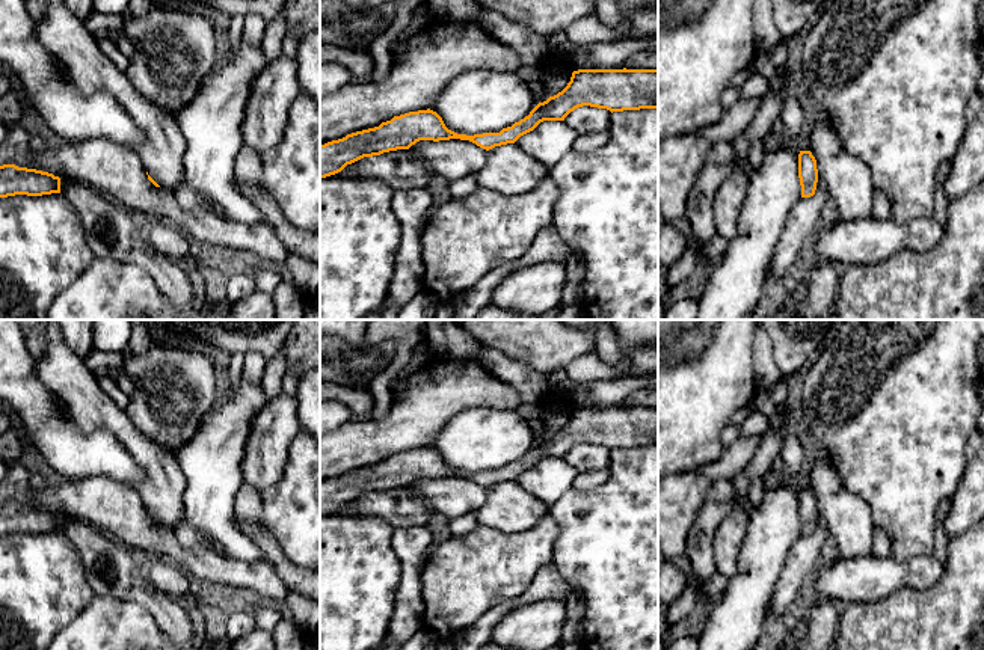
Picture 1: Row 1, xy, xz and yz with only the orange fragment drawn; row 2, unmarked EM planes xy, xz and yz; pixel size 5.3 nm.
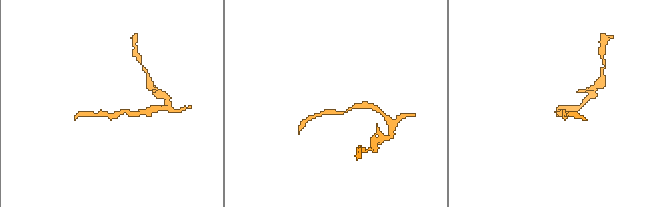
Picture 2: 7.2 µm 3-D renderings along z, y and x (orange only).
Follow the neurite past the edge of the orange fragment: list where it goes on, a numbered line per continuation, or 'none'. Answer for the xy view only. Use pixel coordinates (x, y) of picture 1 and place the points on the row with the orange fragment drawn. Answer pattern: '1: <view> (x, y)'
none

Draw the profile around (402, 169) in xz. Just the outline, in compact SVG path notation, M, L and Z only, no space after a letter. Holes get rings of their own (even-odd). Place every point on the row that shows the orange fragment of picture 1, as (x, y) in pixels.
M409 149L364 157L343 170L352 178L380 181L392 190L427 189L433 176L421 157Z

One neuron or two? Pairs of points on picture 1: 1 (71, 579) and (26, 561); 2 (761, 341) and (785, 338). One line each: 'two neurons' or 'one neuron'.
1: one neuron
2: two neurons

